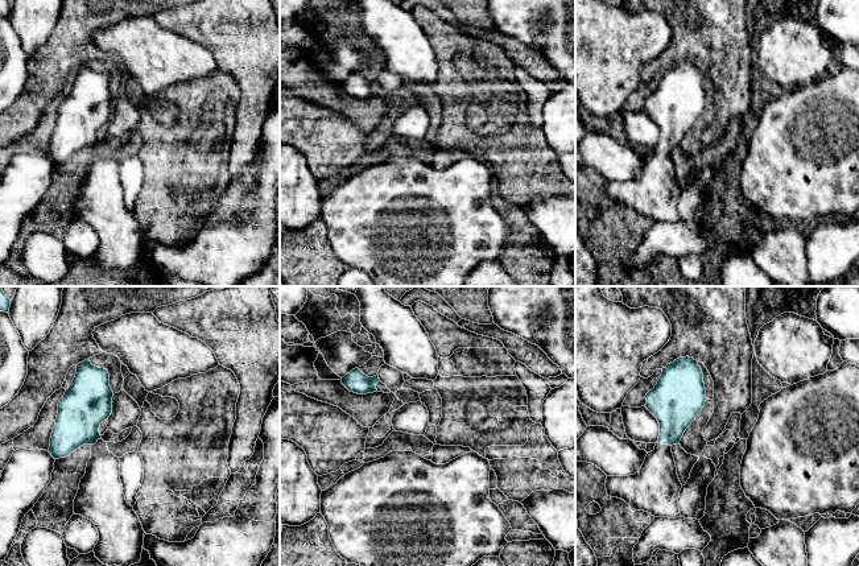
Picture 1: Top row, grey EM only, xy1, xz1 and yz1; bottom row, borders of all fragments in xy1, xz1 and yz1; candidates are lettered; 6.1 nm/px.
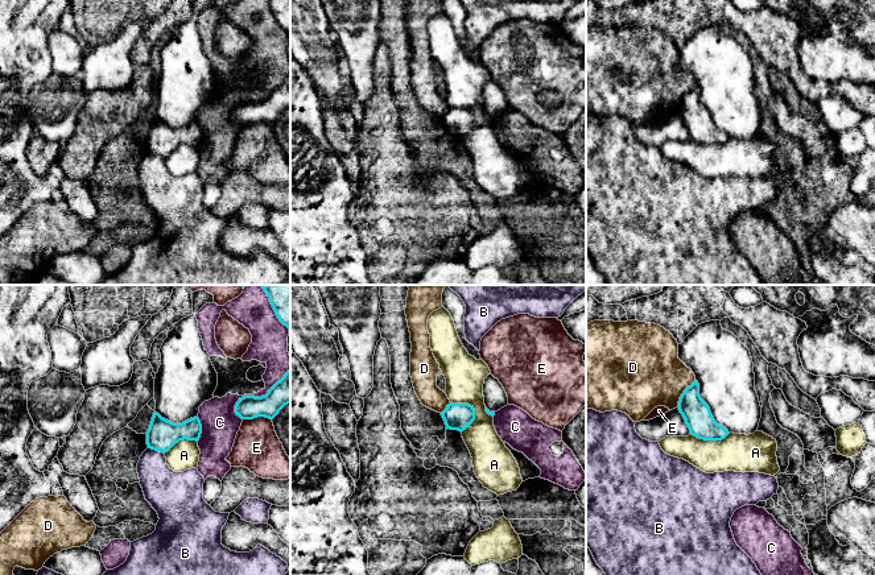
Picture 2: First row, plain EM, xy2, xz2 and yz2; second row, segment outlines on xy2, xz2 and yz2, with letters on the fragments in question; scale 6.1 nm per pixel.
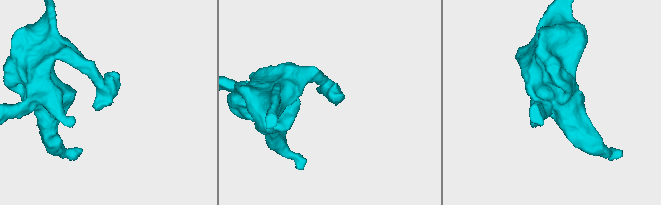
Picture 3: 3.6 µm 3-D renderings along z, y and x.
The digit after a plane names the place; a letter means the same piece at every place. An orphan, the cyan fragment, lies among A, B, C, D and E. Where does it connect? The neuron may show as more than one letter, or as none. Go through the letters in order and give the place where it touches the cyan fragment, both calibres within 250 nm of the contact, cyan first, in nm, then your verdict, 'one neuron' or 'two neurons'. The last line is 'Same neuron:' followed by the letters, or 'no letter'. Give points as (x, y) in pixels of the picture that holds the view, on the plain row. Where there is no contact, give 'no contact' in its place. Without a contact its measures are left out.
A: contact xz2 (474, 114); calibres 160 and 240 nm; two neurons
B: contact xy2 (156, 154); calibres 190 and 260 nm; two neurons
C: contact xy2 (258, 102); calibres 170 and 180 nm; two neurons
D: contact yz2 (682, 98); calibres 170 and 420 nm; two neurons
E: contact xy2 (256, 121); calibres 160 and 280 nm; two neurons
Same neuron: no letter

